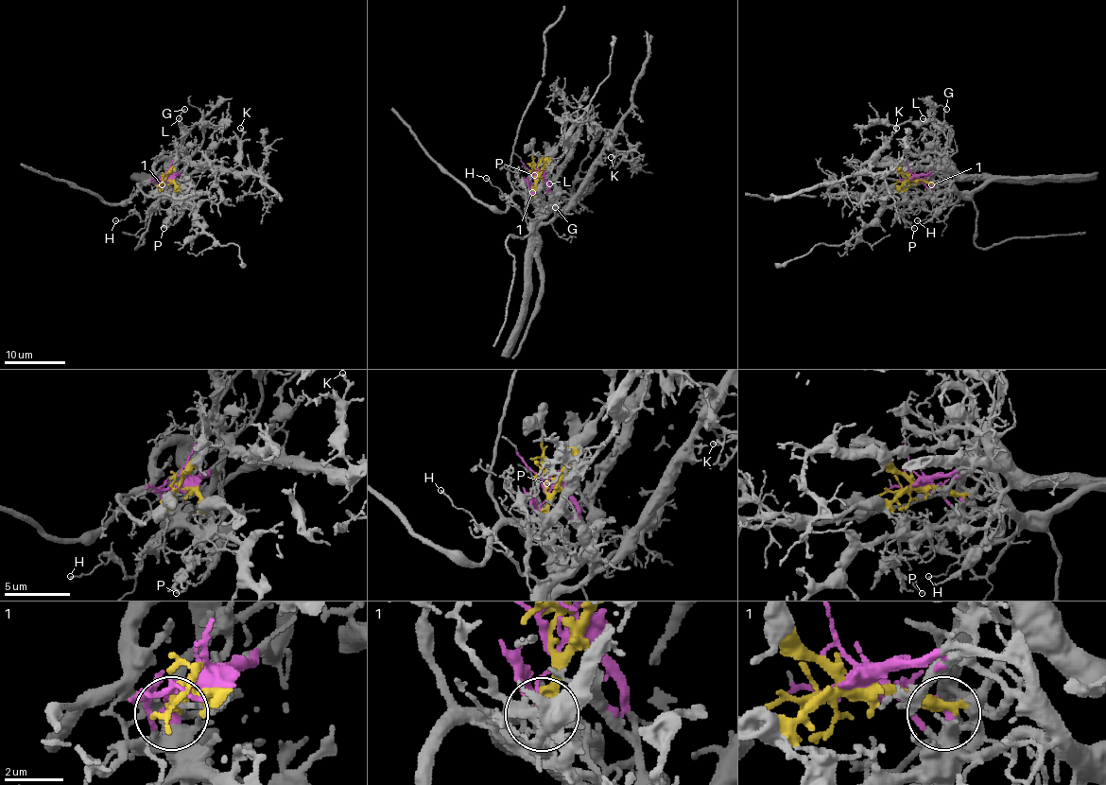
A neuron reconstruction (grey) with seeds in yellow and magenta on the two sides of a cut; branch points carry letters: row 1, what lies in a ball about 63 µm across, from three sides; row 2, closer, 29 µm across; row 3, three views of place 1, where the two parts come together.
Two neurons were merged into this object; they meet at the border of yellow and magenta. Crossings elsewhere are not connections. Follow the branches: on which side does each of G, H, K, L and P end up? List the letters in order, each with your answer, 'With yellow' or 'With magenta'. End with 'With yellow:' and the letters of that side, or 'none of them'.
G: With magenta
H: With magenta
K: With yellow
L: With magenta
P: With yellow
With yellow: K, P

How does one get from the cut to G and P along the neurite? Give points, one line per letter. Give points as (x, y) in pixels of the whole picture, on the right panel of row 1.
G: (914, 179), (944, 169), (944, 152), (939, 145), (937, 134), (941, 130), (946, 109)
P: (914, 180), (907, 182), (901, 191), (906, 195), (904, 218), (914, 229)

